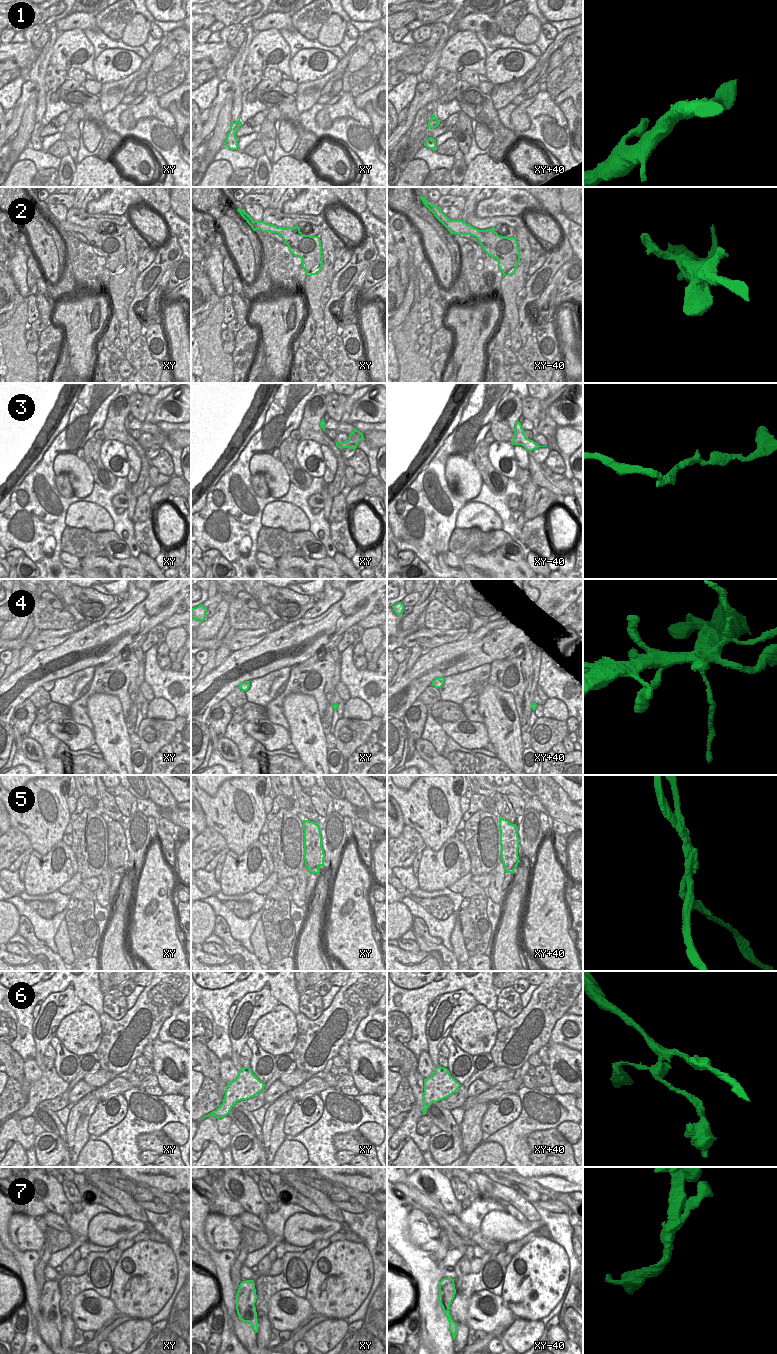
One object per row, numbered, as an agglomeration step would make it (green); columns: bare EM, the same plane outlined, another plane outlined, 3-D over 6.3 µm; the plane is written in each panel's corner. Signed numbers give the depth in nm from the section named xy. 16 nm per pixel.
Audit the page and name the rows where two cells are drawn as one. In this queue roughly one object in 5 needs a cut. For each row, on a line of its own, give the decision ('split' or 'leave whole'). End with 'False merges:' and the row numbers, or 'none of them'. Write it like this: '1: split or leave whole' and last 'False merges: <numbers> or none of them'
1: leave whole
2: leave whole
3: leave whole
4: leave whole
5: split
6: leave whole
7: leave whole
False merges: 5

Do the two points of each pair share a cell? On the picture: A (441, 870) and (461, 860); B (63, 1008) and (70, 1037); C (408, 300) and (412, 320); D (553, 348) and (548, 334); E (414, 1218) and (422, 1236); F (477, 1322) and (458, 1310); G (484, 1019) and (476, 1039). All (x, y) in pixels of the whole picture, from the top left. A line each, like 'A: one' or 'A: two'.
A: one
B: two
C: two
D: one
E: one
F: two
G: one

